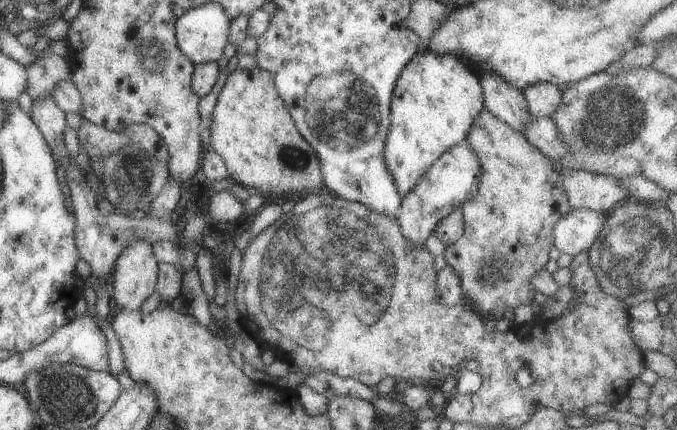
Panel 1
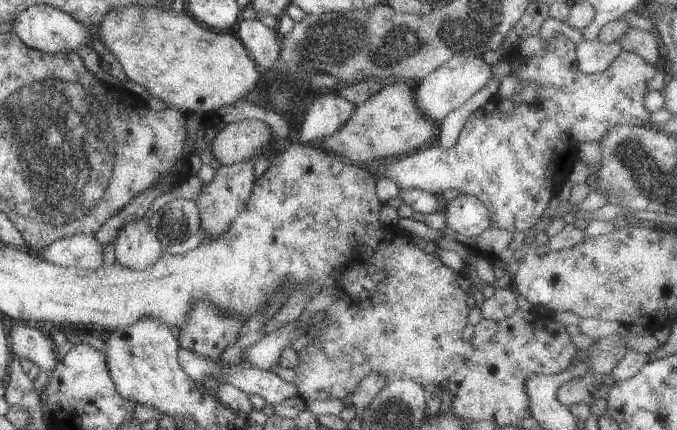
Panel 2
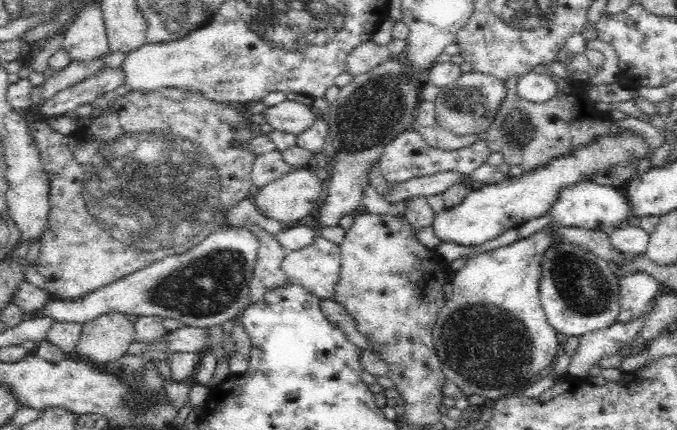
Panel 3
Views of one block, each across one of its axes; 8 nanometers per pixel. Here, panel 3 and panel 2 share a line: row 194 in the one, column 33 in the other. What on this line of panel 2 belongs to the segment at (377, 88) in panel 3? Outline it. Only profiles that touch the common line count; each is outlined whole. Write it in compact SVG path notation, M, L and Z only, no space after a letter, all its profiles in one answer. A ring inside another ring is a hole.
M18 322L12 327L9 348L17 357L32 360L42 371L54 370L56 363L60 362L52 338L24 322Z

